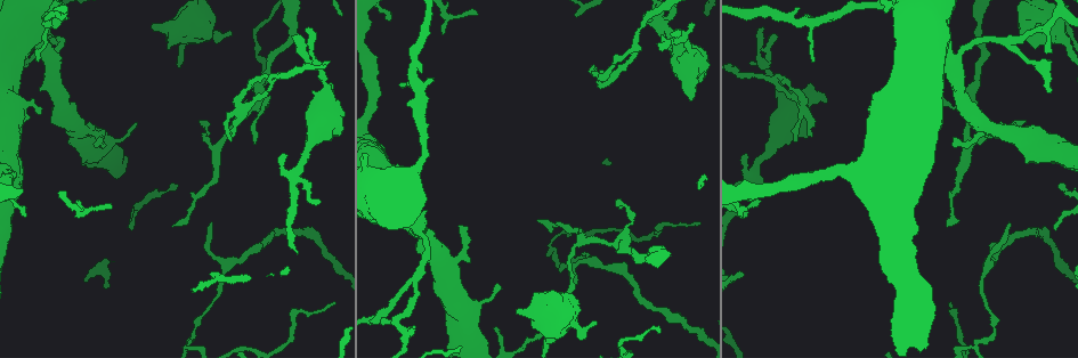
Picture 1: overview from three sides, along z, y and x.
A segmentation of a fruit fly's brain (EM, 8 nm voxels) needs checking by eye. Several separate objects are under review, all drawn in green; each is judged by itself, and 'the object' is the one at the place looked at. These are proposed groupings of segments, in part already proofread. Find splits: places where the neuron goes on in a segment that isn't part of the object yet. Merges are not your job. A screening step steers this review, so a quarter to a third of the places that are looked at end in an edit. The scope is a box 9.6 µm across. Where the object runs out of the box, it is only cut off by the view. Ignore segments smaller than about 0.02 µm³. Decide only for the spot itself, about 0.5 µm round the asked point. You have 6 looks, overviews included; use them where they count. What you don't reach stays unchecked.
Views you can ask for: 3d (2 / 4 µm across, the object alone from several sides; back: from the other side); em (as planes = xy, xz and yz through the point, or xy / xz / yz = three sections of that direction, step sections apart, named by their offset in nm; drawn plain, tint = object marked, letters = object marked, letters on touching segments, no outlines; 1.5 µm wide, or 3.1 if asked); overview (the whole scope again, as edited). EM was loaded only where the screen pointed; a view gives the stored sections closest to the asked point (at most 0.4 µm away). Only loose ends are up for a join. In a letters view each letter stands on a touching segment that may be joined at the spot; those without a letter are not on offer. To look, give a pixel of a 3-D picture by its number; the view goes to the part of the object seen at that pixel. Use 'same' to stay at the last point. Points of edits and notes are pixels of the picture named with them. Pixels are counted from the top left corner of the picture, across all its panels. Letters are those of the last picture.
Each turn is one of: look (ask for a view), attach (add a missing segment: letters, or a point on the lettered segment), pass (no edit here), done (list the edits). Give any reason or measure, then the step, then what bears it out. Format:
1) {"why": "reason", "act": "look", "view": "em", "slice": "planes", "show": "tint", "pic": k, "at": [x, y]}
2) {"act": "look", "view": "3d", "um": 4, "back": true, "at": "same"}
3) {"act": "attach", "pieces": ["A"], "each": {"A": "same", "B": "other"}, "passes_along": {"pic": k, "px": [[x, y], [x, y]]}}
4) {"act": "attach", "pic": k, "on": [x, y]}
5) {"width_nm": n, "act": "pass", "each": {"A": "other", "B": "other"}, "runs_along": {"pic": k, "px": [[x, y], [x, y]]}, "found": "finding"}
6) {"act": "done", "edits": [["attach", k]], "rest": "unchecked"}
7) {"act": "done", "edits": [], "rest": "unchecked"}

{"why": "branch stops here", "act": "look", "view": "3d", "um": 4, "pic": 1, "at": [599, 83]}

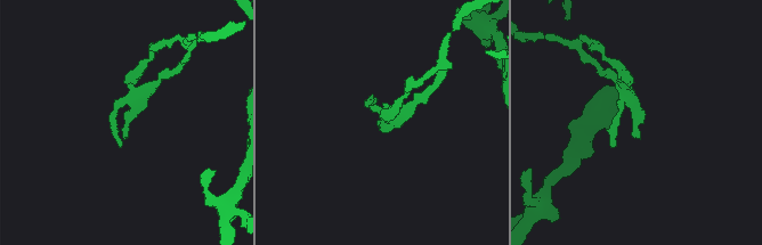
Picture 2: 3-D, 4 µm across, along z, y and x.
{"act": "look", "view": "em", "slice": "planes", "show": "plain", "pic": 2, "at": [633, 136]}

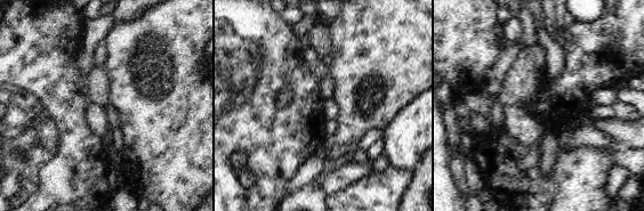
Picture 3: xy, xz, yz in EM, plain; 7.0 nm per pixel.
{"why": "what lies round it", "act": "look", "view": "em", "slice": "planes", "show": "letters", "at": "same"}

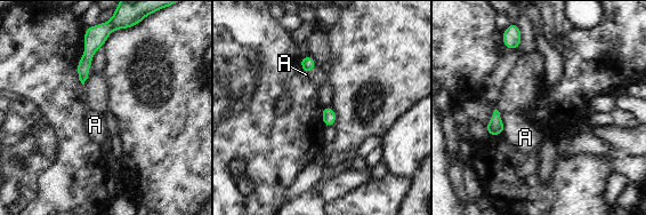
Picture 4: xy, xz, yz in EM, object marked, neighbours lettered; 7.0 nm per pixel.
{"width_nm": 110, "longest_contact_nm": ["A", 150], "act": "pass", "each": {"A": "other"}, "found": "no lettered segment goes on from it"}

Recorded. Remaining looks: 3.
{"why": "thick end", "act": "look", "view": "em", "slice": "planes", "show": "letters", "pic": 1, "at": [745, 209]}

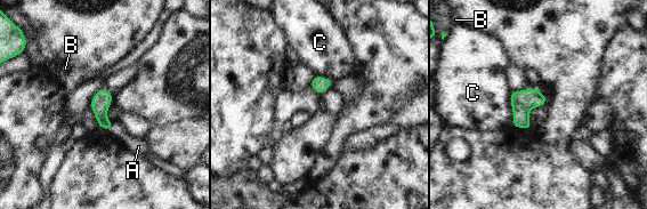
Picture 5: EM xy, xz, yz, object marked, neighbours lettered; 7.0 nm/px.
{"act": "attach", "pic": 5, "on": [138, 146], "each": {"A": "same", "B": "other", "C": "other"}, "found": "it goes on there"}

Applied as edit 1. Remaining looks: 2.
{"why": "free end", "act": "look", "view": "3d", "um": 4, "pic": 1, "at": [136, 124]}

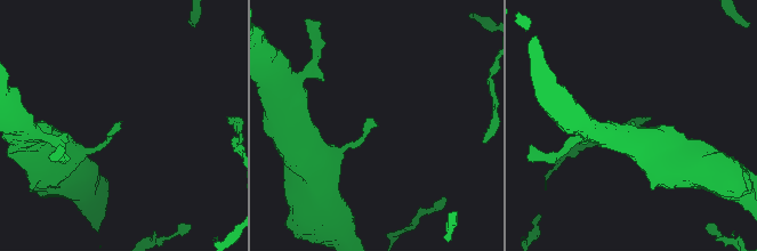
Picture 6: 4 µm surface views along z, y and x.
{"why": "now the EM", "act": "look", "view": "em", "slice": "planes", "show": "letters", "pic": 6, "at": [378, 125]}

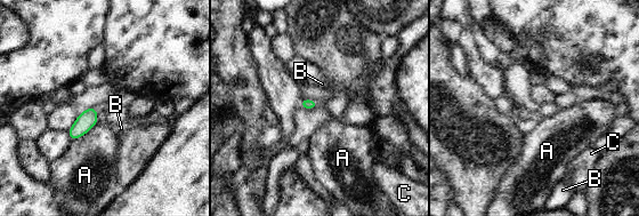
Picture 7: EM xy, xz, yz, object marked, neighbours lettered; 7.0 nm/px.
{"width_nm": 80, "act": "pass", "each": {"A": "other", "B": "other", "C": "other"}, "border": {"pic": 7, "px": [[95, 125], [83, 135], [72, 141]]}, "found": "none of them fits"}

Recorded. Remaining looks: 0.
{"act": "done", "edits": [["attach", 5]], "rest": "unchecked"}

